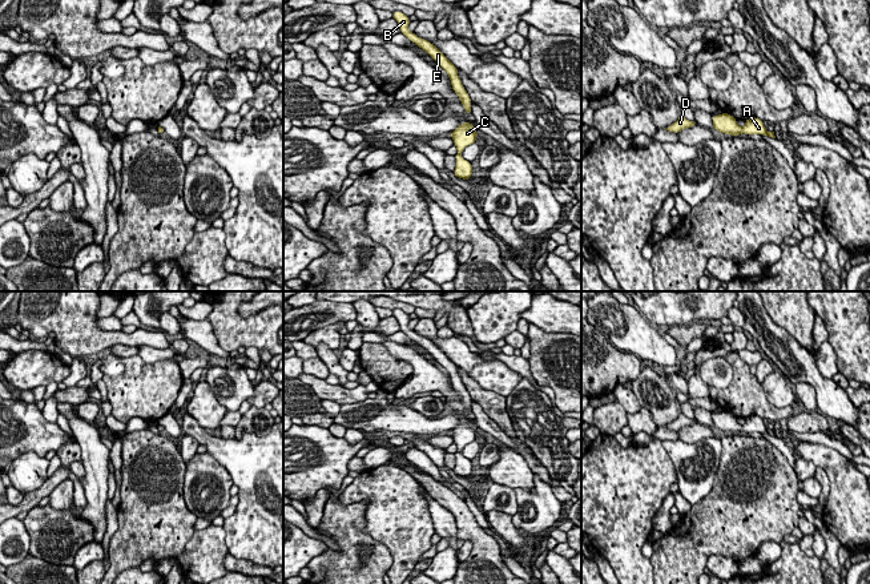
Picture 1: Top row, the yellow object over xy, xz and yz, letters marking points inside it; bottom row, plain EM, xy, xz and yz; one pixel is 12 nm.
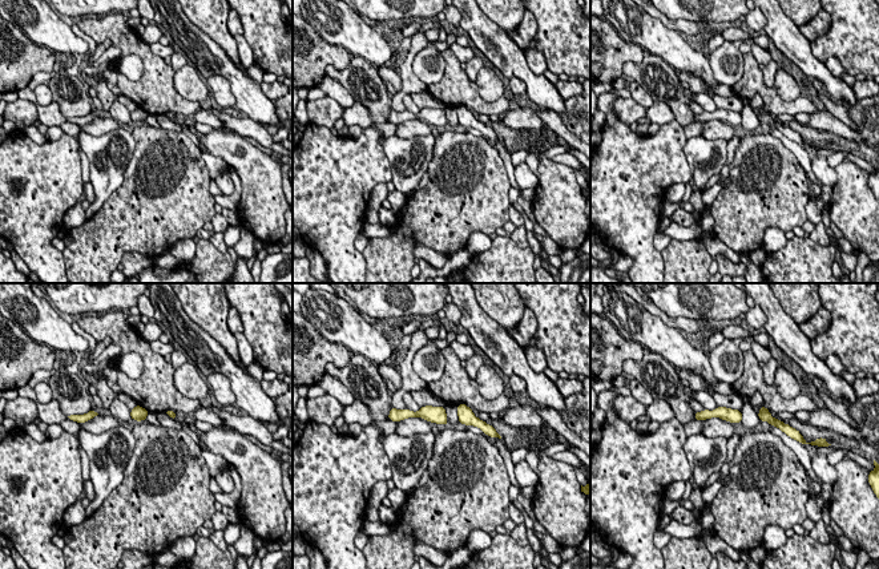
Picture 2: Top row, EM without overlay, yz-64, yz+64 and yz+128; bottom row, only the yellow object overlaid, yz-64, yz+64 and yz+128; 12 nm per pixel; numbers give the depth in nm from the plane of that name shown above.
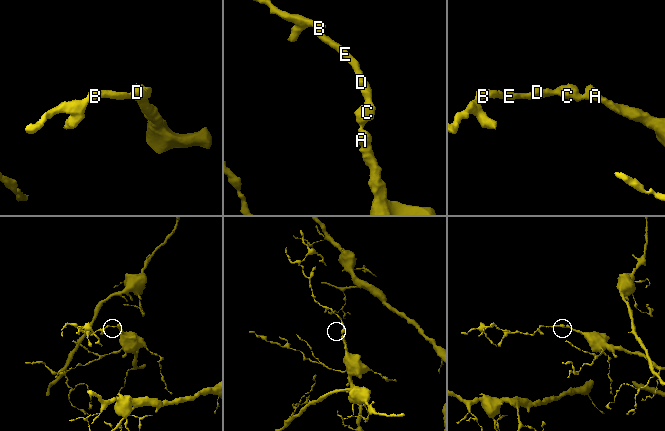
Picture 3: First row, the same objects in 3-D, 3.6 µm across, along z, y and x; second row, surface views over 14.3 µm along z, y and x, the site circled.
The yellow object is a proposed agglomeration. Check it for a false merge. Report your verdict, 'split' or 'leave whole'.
leave whole

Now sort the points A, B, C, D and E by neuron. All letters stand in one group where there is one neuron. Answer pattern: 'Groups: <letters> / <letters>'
Groups: A B C D E

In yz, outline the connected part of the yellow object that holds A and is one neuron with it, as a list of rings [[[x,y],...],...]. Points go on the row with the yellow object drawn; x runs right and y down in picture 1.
[[[729,113],[712,116],[712,121],[713,121],[713,129],[717,129],[718,132],[724,134],[732,134],[732,136],[740,136],[741,133],[761,134],[761,136],[765,134],[765,136],[776,138],[774,132],[769,133],[766,128],[764,126],[764,121],[757,117],[745,120],[744,128],[738,126],[737,120]]]

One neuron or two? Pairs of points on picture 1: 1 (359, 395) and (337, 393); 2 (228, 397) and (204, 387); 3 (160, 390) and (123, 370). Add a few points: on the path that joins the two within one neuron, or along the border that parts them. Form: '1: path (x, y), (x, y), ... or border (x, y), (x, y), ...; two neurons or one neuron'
1: path (354, 395), (342, 395); one neuron
2: border (206, 381), (214, 398), (228, 410); two neurons
3: path (150, 390), (144, 390), (132, 378); one neuron

